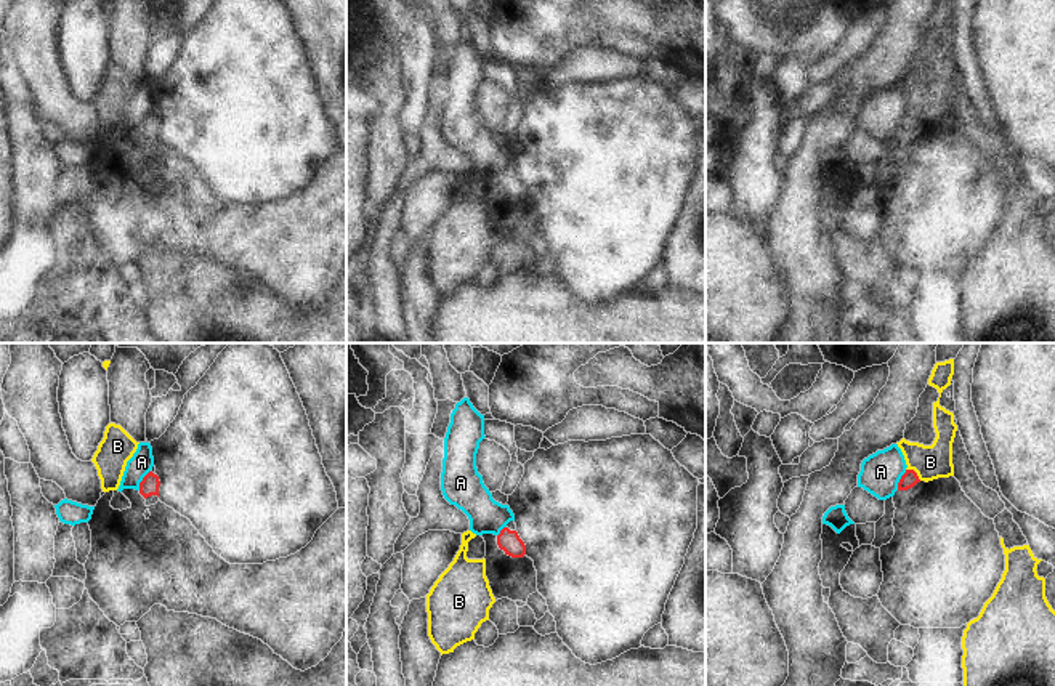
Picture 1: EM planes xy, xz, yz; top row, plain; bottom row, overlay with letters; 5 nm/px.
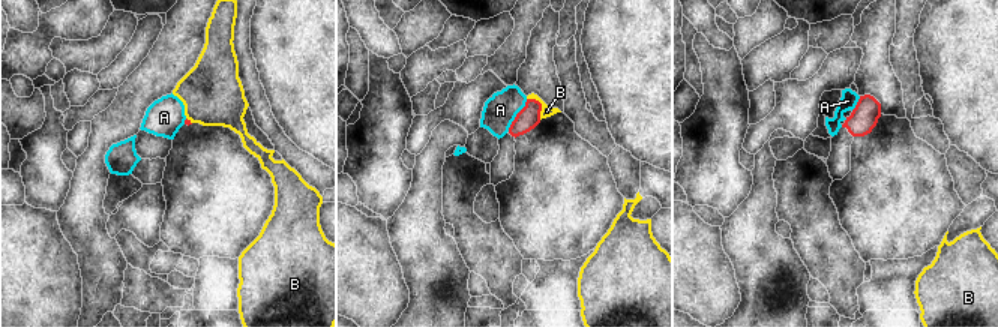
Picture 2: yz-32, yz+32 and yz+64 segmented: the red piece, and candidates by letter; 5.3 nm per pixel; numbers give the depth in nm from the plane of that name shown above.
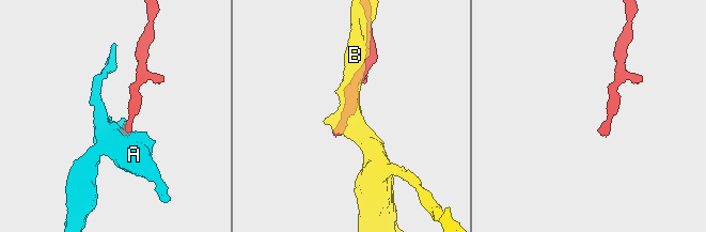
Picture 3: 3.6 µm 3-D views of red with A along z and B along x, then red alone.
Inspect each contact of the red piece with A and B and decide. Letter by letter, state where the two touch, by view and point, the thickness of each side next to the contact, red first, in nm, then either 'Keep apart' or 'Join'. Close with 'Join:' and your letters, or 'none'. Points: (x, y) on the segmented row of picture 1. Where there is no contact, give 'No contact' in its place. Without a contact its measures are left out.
A: Touches red at yz (900, 480). Thickness 80 nm (red) against 200 nm. Keep apart
B: Touches red at yz (914, 472). Thickness 80 nm (red) against 180 nm. Keep apart
Join: none.

